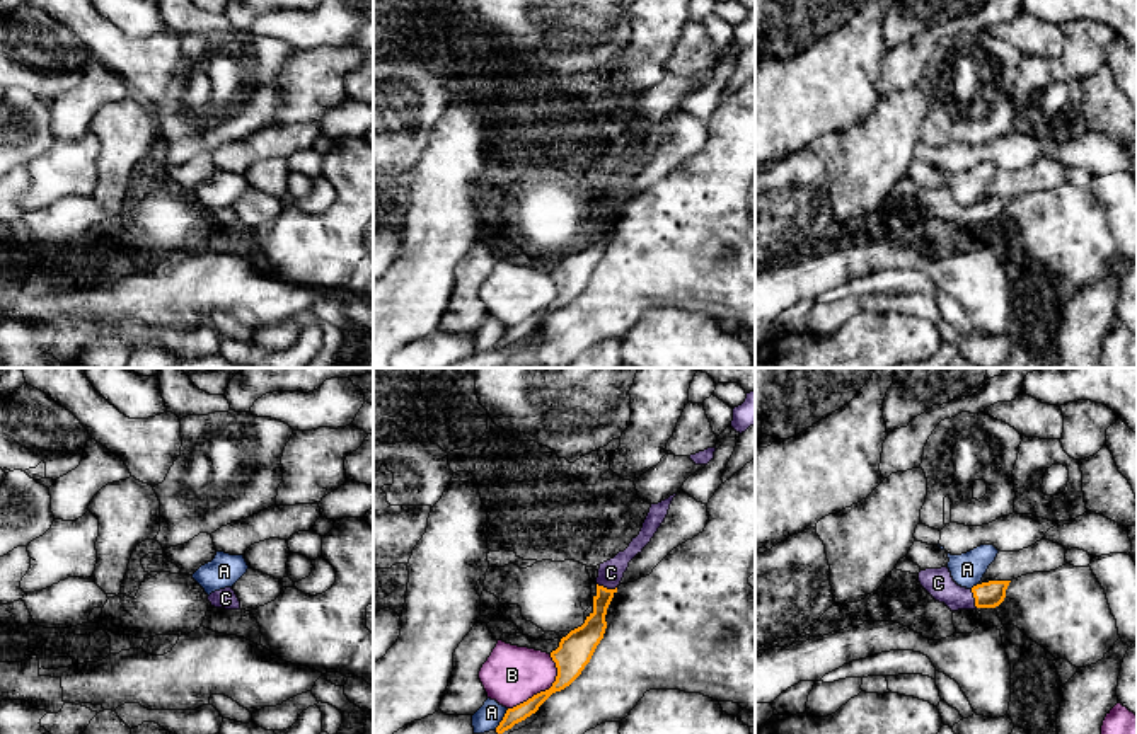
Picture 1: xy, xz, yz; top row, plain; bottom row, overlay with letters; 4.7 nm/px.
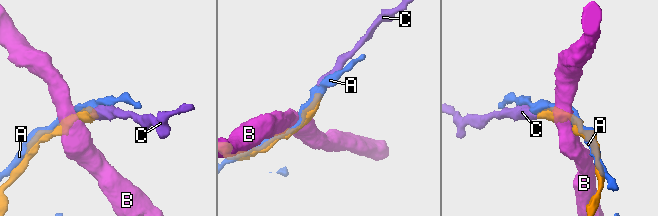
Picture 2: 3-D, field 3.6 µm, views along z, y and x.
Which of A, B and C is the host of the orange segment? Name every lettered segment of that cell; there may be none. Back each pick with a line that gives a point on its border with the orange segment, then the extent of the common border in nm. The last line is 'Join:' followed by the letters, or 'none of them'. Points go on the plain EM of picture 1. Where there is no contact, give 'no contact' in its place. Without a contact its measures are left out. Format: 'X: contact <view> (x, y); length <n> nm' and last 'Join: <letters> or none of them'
C: contact xz (606, 206); length 100 nm
Join: C

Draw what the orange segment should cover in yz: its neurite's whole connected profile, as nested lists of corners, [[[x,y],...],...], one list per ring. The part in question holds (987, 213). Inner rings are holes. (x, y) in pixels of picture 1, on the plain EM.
[[[941,186],[921,189],[919,201],[936,220],[958,230],[999,225],[1011,199],[989,199],[967,208],[953,199],[948,186]]]

